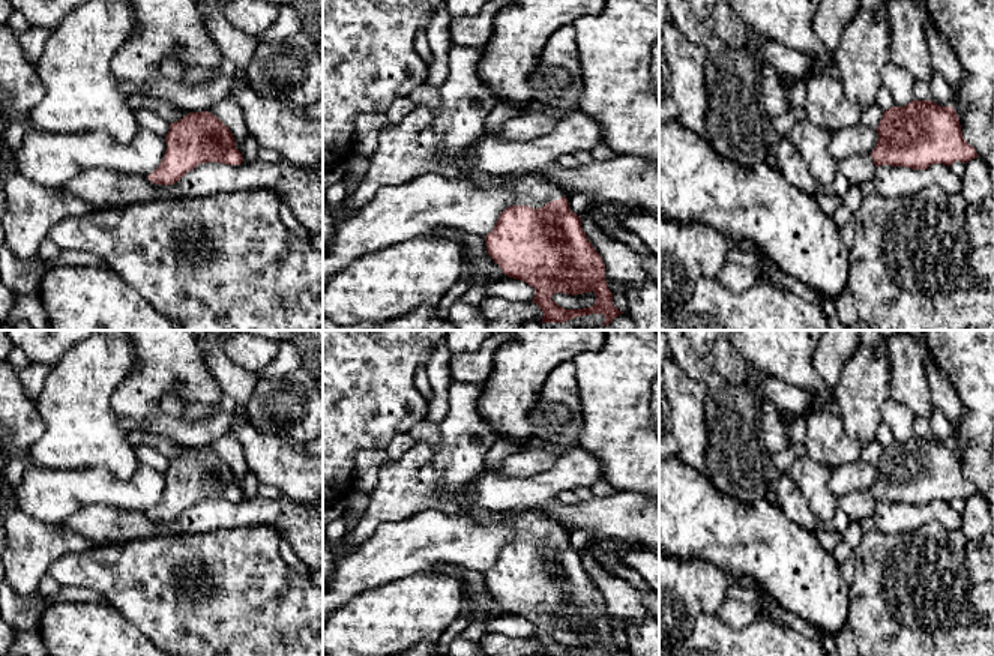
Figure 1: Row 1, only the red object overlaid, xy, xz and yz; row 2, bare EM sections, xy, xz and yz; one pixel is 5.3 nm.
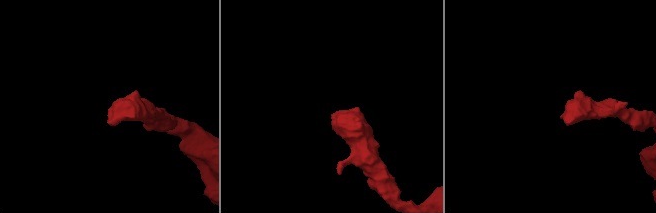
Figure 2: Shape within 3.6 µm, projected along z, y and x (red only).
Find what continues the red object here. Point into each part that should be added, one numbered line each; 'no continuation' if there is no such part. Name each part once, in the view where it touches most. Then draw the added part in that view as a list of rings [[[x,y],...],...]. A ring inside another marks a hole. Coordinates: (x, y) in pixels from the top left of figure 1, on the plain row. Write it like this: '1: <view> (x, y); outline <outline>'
1: xz (533, 527); outline [[[539,510],[523,512],[512,518],[512,524],[515,527],[515,542],[539,545],[563,533],[557,522]]]

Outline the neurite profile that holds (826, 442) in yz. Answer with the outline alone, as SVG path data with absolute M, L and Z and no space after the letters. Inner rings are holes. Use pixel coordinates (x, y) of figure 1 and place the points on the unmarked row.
M815 410L805 417L806 431L803 444L806 456L833 468L860 458L863 444L850 438L839 414L829 410Z

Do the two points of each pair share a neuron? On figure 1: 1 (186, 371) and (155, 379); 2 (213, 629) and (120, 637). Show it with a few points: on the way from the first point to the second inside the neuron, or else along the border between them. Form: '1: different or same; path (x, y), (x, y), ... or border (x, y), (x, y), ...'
1: same; path (179, 371), (162, 371)
2: different; border (119, 611), (150, 640)

